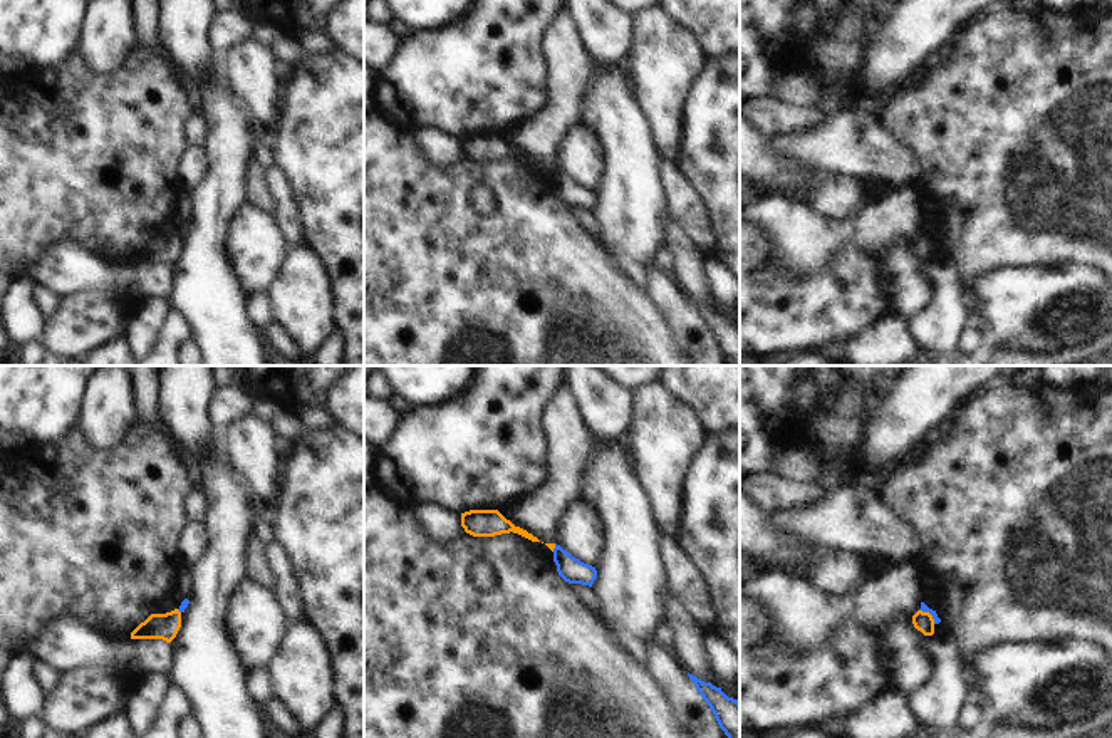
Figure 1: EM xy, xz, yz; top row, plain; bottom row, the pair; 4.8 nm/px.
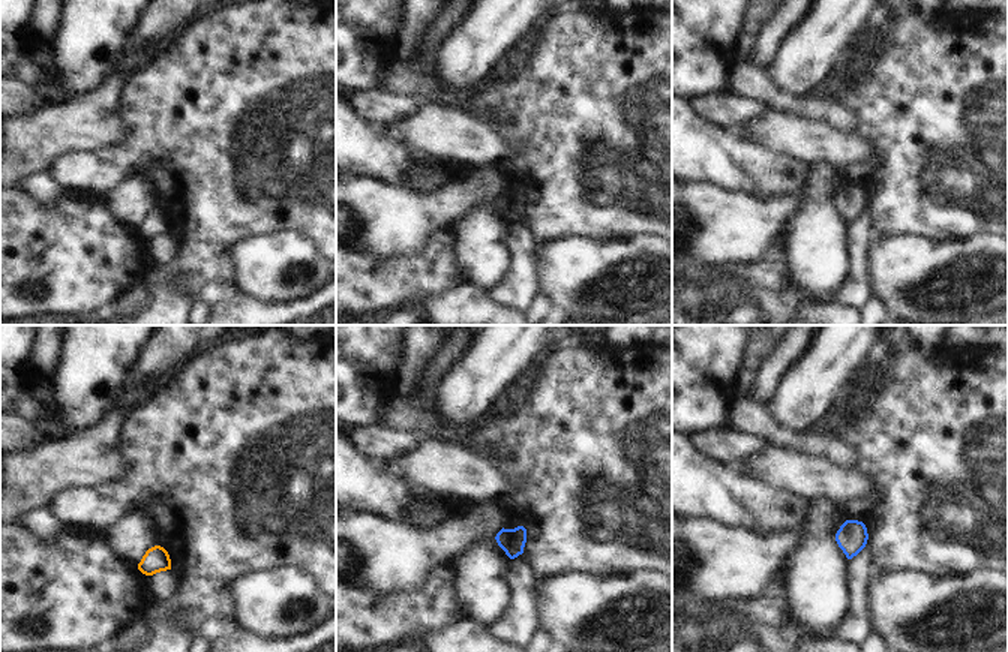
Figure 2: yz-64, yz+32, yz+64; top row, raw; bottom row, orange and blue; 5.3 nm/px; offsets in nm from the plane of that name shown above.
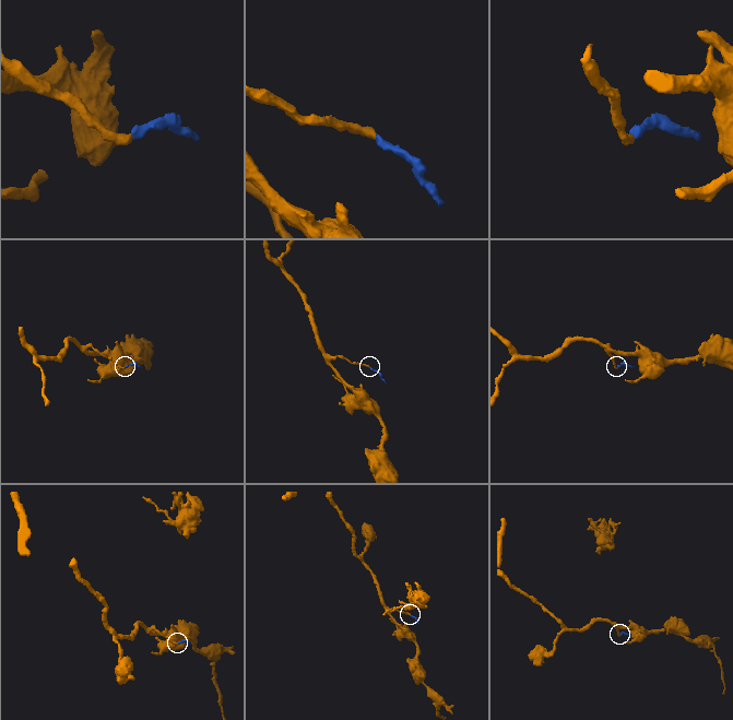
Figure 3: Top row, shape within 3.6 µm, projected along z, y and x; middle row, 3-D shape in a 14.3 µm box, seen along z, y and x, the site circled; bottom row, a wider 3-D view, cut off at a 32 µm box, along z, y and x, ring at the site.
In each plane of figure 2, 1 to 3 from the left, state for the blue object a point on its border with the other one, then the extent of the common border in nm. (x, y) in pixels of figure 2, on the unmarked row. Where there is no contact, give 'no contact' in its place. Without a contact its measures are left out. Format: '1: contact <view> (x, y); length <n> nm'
1: no contact
2: no contact
3: no contact

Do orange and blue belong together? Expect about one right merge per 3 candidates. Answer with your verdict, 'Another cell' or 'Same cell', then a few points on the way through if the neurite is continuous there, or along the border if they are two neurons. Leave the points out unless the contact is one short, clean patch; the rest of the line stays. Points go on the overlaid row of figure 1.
Another cell. Boundary: yz (919, 609), (926, 611), (935, 623).

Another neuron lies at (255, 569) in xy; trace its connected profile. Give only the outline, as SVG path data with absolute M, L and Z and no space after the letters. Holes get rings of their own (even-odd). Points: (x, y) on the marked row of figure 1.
M253 532L243 543L243 557L245 577L262 585L263 589L272 590L273 579L263 559L263 543L255 537Z

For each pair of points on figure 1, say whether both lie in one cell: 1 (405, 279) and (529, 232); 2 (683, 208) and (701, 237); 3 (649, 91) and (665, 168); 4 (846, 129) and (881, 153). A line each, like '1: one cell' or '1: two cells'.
1: one cell
2: one cell
3: two cells
4: one cell

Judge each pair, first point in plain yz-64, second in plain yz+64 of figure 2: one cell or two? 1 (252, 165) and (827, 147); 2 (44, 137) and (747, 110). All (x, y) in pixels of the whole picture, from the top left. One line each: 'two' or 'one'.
1: two
2: two

